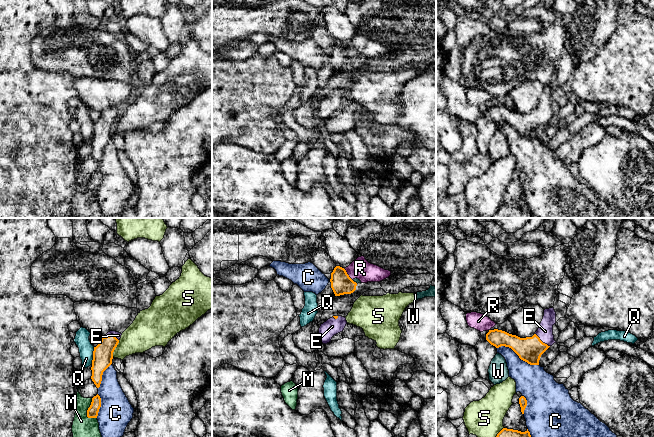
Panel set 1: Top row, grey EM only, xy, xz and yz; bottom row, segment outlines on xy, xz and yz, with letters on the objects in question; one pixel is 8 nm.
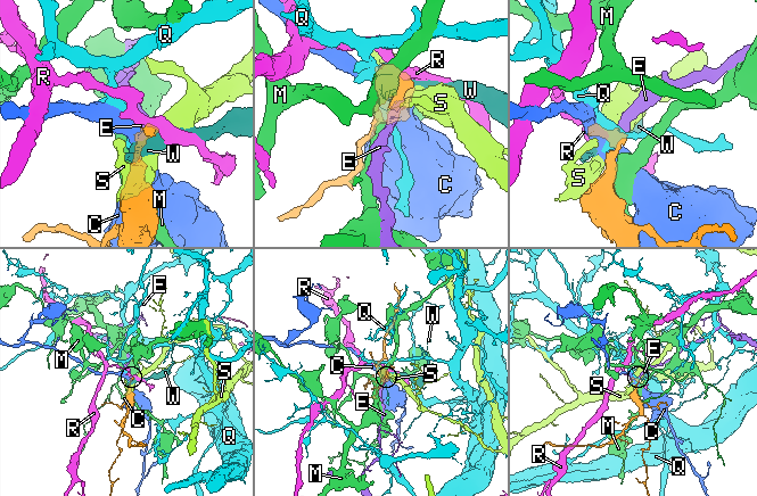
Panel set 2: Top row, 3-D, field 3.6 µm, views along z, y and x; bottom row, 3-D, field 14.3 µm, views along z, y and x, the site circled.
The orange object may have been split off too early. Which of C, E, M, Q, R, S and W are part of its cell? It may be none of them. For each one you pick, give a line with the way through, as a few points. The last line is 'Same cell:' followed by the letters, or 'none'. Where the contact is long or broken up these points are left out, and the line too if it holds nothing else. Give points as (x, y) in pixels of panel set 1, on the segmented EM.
E: Path across: xy (103, 353), (111, 339), (111, 334), (118, 335)
Same cell: E

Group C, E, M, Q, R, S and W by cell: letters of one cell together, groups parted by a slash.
C / E / M / Q / R / S / W

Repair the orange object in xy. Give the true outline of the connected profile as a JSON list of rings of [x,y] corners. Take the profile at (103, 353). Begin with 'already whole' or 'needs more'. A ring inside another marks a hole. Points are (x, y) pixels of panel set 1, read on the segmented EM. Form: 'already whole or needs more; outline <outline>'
needs more; outline [[[110,331],[102,336],[100,343],[94,347],[91,379],[97,388],[100,387],[103,372],[112,364],[113,352],[121,335],[119,332]]]

